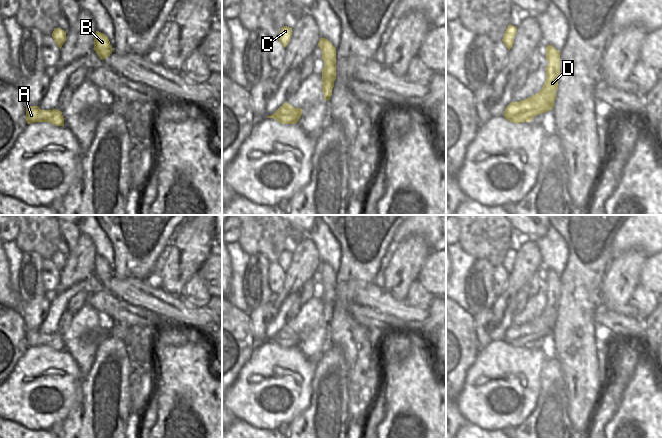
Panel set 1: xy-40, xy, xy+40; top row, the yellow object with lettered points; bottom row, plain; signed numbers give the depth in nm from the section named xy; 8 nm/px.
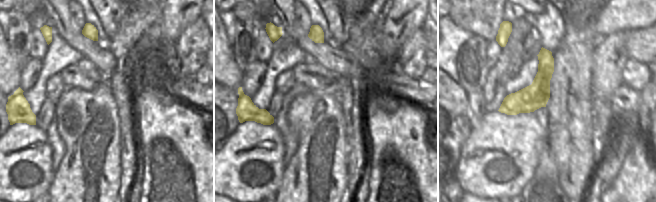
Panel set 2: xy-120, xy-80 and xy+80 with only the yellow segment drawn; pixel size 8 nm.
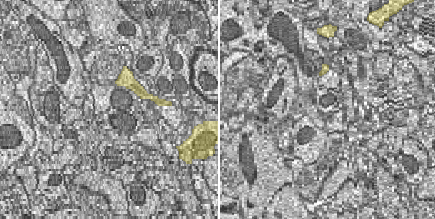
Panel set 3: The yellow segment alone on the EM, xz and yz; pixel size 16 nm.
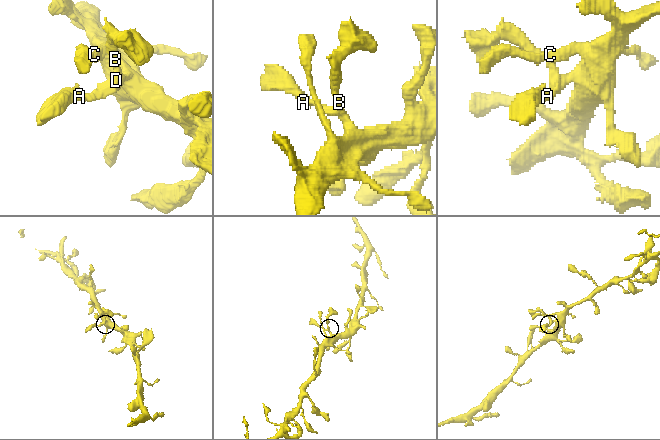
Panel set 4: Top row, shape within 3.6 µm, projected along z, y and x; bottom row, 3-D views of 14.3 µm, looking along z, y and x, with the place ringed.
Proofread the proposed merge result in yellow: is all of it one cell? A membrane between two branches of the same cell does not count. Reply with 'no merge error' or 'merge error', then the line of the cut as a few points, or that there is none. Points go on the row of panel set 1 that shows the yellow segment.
no merge error | no cut

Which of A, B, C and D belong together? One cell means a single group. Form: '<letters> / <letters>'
A B C D

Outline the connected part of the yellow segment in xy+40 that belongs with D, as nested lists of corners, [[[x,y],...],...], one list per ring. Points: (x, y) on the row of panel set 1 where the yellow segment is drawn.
[[[547,45],[546,59],[546,81],[542,89],[525,100],[511,102],[504,111],[507,120],[515,124],[531,122],[535,116],[553,109],[560,77],[560,52]]]

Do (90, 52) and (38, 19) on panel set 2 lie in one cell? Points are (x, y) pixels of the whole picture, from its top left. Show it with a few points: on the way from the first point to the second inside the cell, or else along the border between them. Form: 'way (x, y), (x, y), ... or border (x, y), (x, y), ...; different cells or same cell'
border (42, 10), (48, 16); different cells

